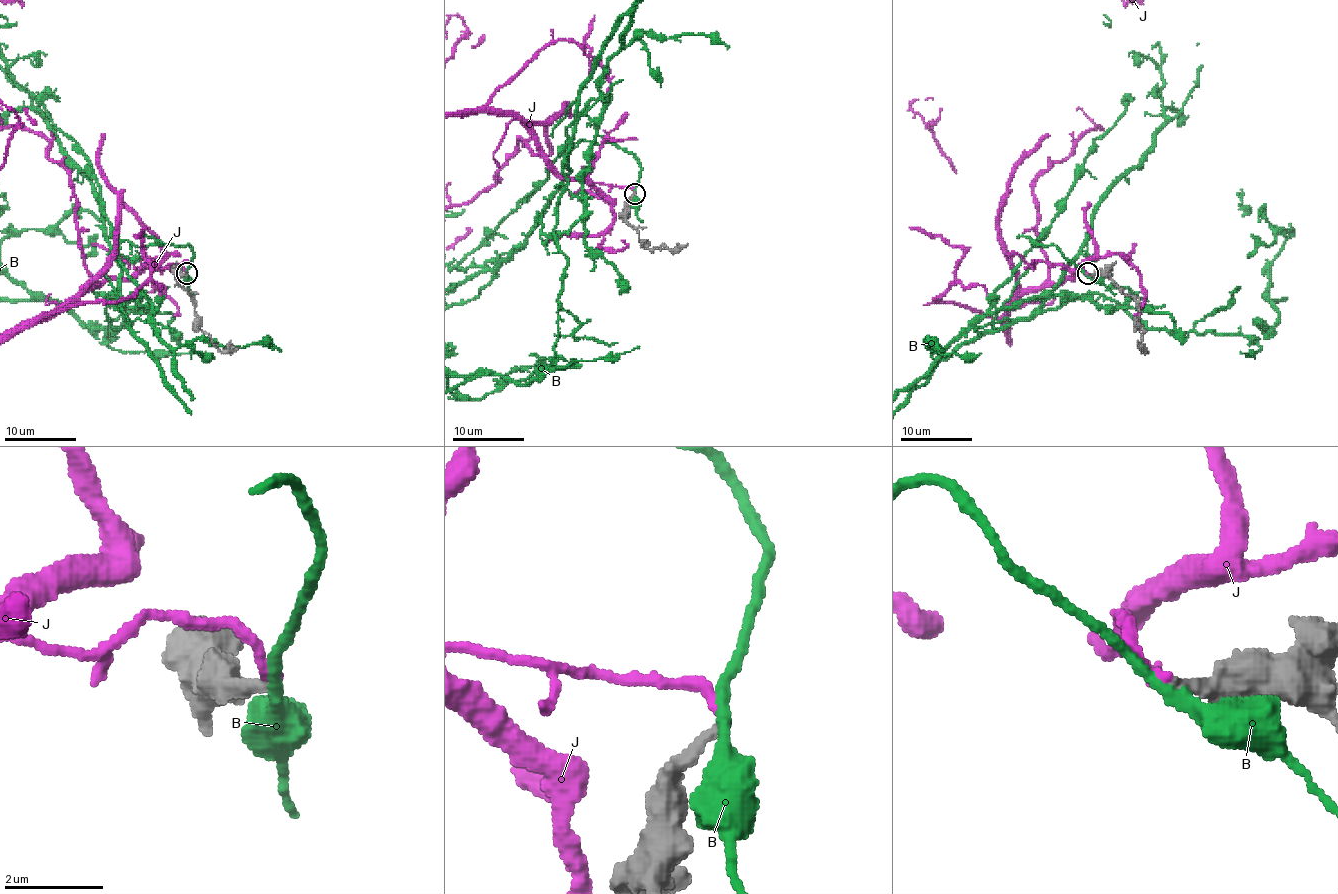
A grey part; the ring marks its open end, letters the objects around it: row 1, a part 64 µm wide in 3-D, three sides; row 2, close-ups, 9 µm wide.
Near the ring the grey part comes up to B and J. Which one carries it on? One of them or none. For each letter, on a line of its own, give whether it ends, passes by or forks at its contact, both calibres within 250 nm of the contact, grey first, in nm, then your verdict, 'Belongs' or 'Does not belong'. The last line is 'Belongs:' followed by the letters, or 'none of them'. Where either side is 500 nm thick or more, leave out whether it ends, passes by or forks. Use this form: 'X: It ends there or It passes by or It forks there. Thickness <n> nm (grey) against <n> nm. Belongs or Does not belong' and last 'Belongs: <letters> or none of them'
B: It passes by. Thickness 240 nm (grey) against 280 nm. Does not belong
J: It ends there. Thickness 200 nm (grey) against 200 nm. Does not belong
Belongs: none of them

